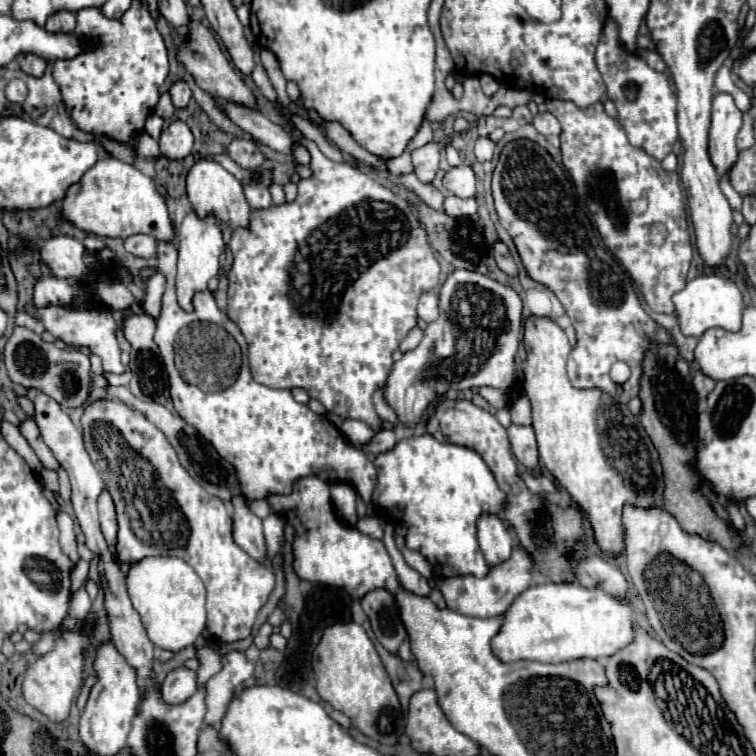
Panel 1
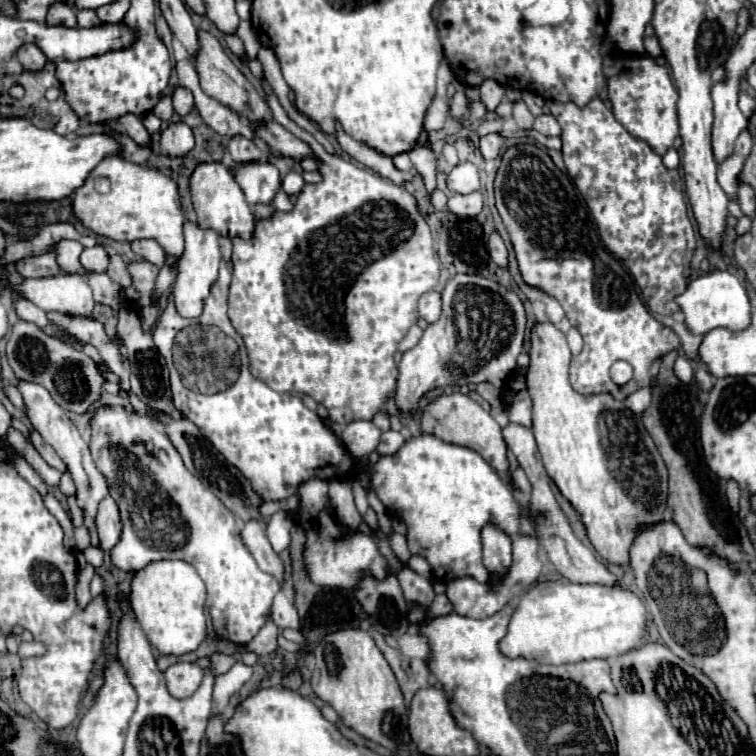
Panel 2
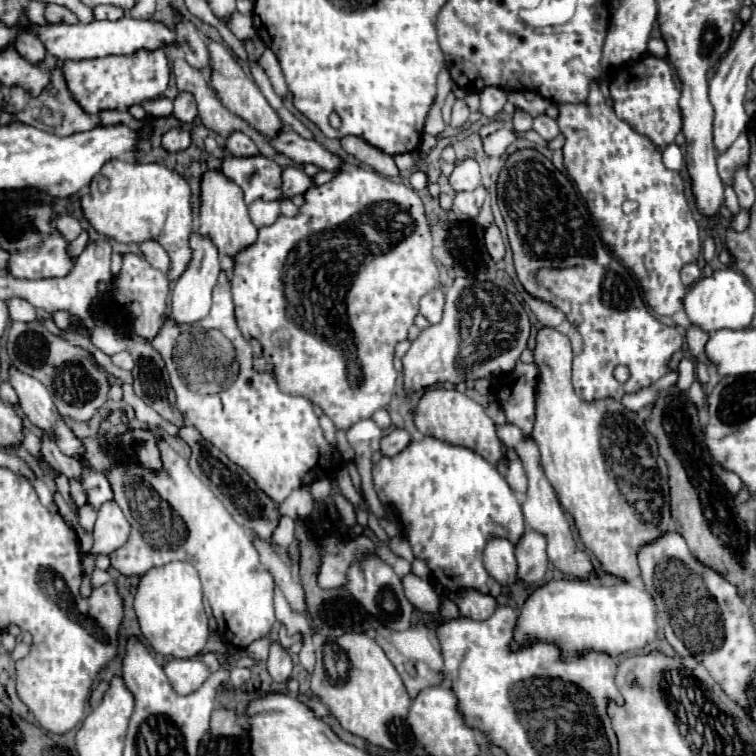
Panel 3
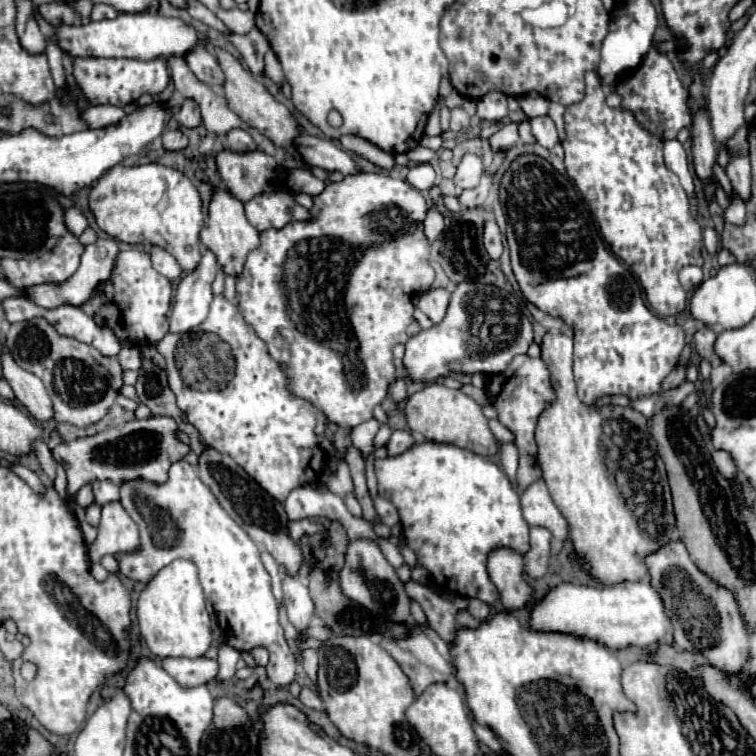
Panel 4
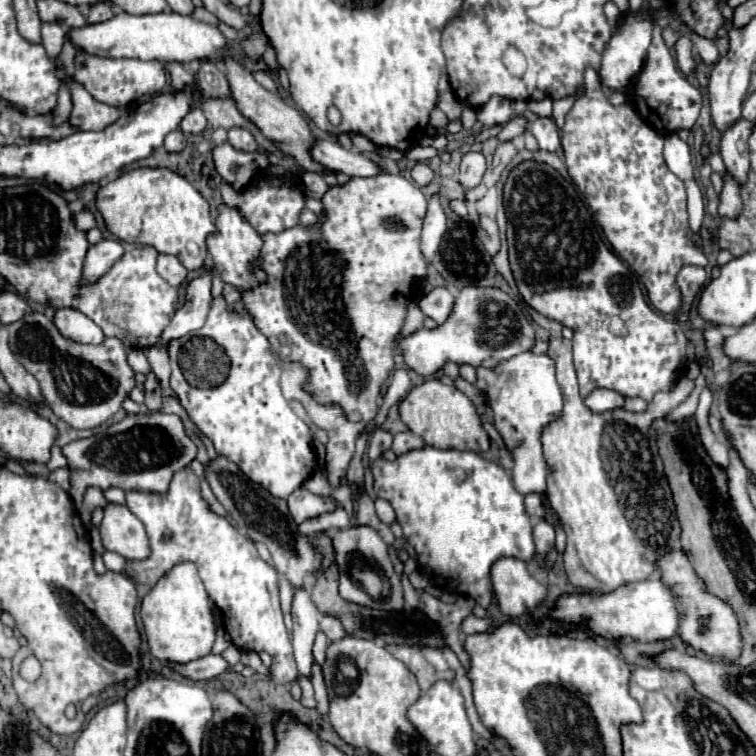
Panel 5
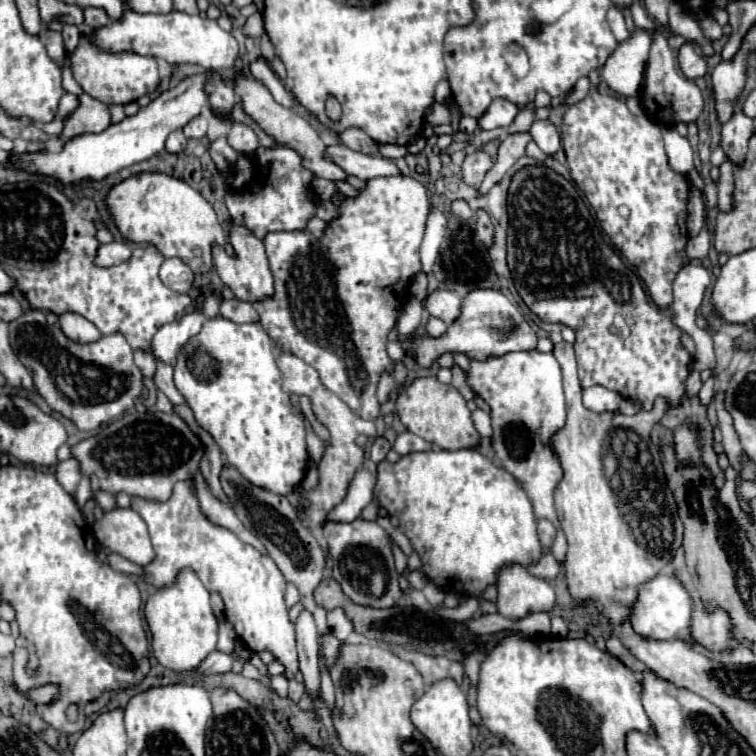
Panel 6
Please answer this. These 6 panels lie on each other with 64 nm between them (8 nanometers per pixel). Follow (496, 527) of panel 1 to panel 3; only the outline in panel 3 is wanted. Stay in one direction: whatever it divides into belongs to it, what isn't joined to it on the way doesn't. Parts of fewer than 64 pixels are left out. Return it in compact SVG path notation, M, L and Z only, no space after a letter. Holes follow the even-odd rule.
M494 536L484 548L484 568L502 586L512 586L516 582L516 558L514 544L510 540Z

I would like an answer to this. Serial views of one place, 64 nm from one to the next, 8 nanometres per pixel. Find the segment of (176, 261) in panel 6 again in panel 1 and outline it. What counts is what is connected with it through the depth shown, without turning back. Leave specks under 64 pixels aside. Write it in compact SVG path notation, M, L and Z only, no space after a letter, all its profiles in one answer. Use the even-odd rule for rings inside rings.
M136 234L136 236L128 236L124 240L124 248L140 258L156 258L156 240L152 236L144 236L144 234Z

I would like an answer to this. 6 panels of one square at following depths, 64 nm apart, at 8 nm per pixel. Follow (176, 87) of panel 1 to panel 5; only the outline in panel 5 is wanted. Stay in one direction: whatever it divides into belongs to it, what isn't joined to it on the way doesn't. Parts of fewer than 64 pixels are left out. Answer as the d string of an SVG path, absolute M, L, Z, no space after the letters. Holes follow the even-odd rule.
M196 104L196 108L192 108L192 112L188 112L188 116L184 116L184 120L180 122L180 130L184 134L200 134L204 128L206 128L206 118L200 106Z

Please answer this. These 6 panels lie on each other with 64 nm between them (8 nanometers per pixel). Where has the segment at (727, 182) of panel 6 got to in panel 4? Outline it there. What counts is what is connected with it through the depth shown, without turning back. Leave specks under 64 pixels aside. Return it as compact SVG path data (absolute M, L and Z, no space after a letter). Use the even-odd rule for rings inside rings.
M734 194L734 200L728 204L728 210L724 212L726 222L734 224L734 226L744 226L746 222L746 206L742 204L742 200Z

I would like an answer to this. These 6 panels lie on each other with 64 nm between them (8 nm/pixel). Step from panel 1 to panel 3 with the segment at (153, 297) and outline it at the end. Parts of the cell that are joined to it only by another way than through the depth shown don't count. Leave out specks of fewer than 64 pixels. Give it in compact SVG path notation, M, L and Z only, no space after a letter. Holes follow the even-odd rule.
M108 160L92 178L90 192L80 196L84 218L90 226L116 242L146 242L156 240L170 256L168 280L178 280L190 260L188 236L192 232L190 186L176 172L162 164L140 164Z

